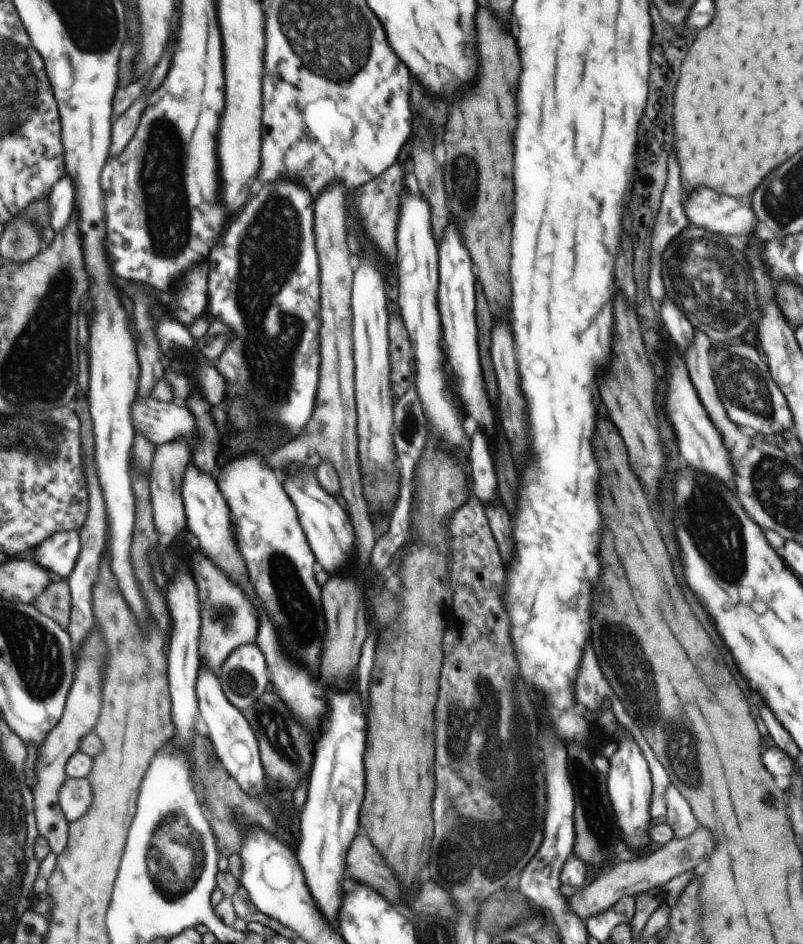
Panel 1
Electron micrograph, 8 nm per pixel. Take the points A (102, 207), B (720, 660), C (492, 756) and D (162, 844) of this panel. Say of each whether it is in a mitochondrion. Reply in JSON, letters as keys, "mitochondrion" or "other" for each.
{"A":"other","B":"other","C":"mitochondrion","D":"mitochondrion"}

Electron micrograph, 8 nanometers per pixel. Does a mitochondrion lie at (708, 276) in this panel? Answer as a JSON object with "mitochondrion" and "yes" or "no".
{"mitochondrion":"yes"}

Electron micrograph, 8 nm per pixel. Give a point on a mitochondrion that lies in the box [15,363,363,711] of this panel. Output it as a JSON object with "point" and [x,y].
{"point":[289,591]}

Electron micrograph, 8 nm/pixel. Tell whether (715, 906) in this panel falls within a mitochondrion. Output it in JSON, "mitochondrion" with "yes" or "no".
{"mitochondrion":"yes"}

